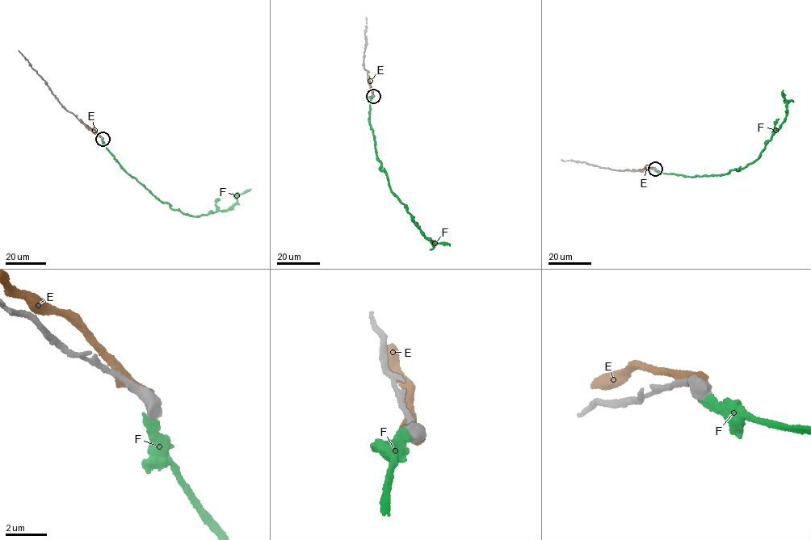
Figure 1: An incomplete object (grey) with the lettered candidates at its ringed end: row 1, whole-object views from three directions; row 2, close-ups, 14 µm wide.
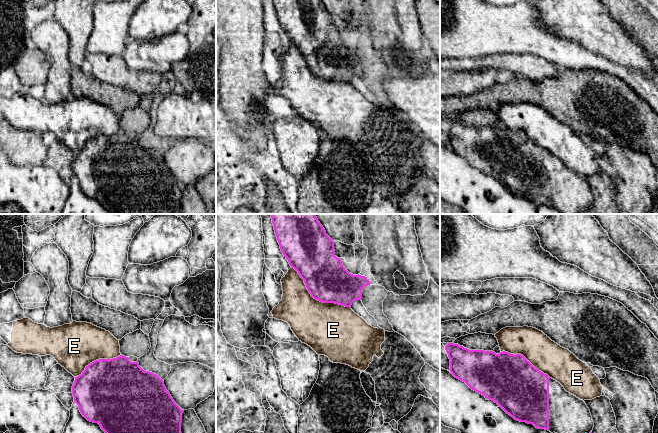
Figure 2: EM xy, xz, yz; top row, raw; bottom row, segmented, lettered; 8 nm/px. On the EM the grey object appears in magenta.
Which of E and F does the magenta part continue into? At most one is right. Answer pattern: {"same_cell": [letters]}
{"same_cell": []}

